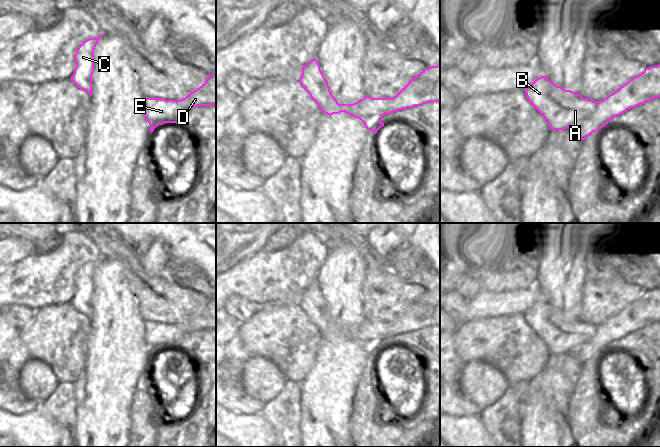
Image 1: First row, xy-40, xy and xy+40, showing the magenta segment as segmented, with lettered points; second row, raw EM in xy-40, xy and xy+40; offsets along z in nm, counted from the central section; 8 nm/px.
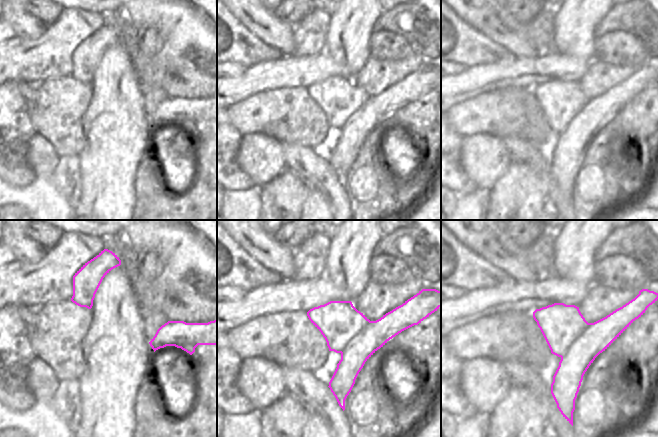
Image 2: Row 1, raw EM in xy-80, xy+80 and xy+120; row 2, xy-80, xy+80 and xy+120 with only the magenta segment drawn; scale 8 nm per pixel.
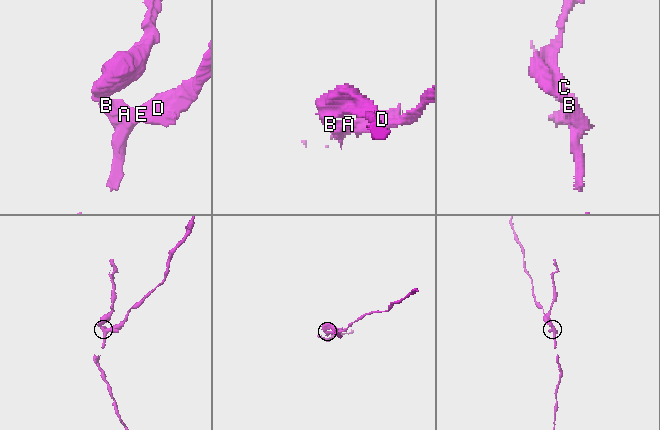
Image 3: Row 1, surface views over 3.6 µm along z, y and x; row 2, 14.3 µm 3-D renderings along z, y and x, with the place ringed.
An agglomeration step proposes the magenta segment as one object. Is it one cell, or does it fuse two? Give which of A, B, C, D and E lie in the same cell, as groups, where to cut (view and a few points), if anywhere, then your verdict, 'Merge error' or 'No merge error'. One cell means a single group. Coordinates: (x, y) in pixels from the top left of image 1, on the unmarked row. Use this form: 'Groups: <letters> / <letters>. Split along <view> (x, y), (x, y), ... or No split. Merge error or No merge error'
Groups: A B C / D E. Split along xy+40 (588, 323), (593, 329), (592, 335), (584, 343), (571, 351). Merge error

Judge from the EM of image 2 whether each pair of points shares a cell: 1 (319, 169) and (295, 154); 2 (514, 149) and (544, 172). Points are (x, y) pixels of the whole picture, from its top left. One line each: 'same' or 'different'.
1: same
2: same

